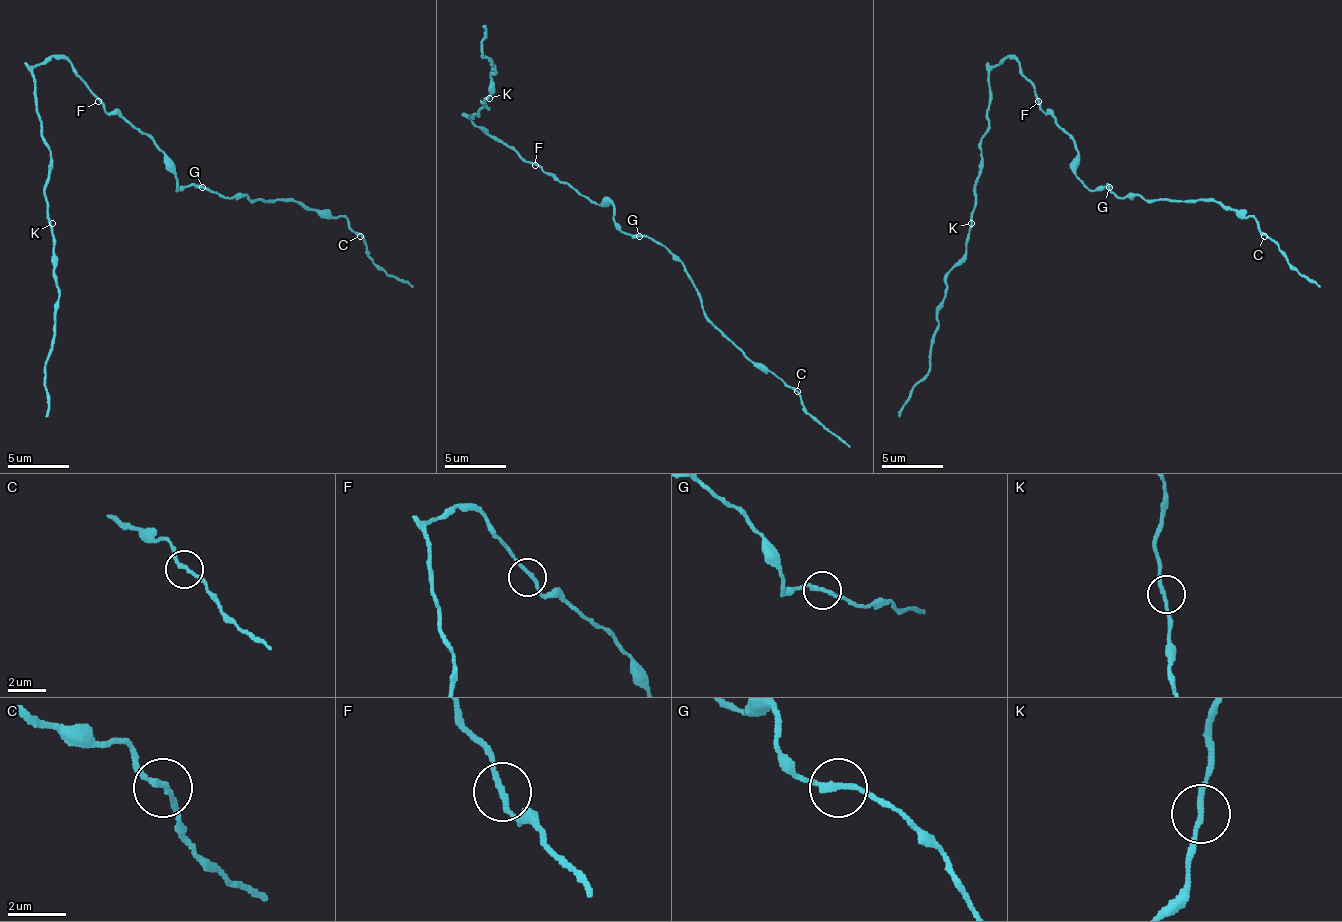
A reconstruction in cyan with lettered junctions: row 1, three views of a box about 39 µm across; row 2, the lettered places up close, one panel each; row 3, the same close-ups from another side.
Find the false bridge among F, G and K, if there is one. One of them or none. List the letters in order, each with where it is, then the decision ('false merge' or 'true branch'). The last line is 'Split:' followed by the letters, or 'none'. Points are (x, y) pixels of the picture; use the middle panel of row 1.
F: place (535, 165); true branch
G: place (639, 236); true branch
K: place (489, 98); true branch
Split: none

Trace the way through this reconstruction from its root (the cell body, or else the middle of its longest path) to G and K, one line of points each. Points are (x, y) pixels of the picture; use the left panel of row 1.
G: (107, 110), (128, 120), (152, 141), (165, 156), (165, 165), (174, 175), (177, 190), (201, 187)
K: (107, 110), (64, 59), (46, 59), (34, 71), (34, 104), (49, 150), (46, 211), (52, 223)

